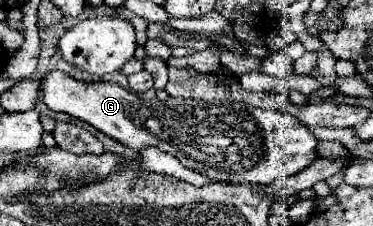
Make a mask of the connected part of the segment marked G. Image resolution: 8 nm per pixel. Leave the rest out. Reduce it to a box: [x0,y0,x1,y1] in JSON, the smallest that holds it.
[42,70,316,184]

